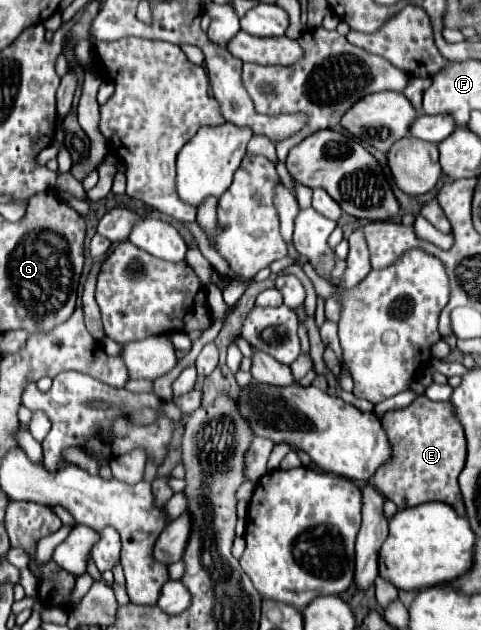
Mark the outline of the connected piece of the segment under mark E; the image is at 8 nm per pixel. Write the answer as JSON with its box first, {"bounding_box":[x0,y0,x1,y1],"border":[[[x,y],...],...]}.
{"bounding_box":[373,395,465,515],"border":[[[419,395],[411,405],[387,411],[381,417],[381,423],[393,443],[393,463],[389,469],[377,471],[377,479],[373,479],[383,495],[399,509],[427,501],[443,501],[457,509],[459,515],[465,515],[457,485],[457,477],[465,465],[465,435],[457,419],[453,419],[453,407],[449,407],[449,401],[439,403]]]}

